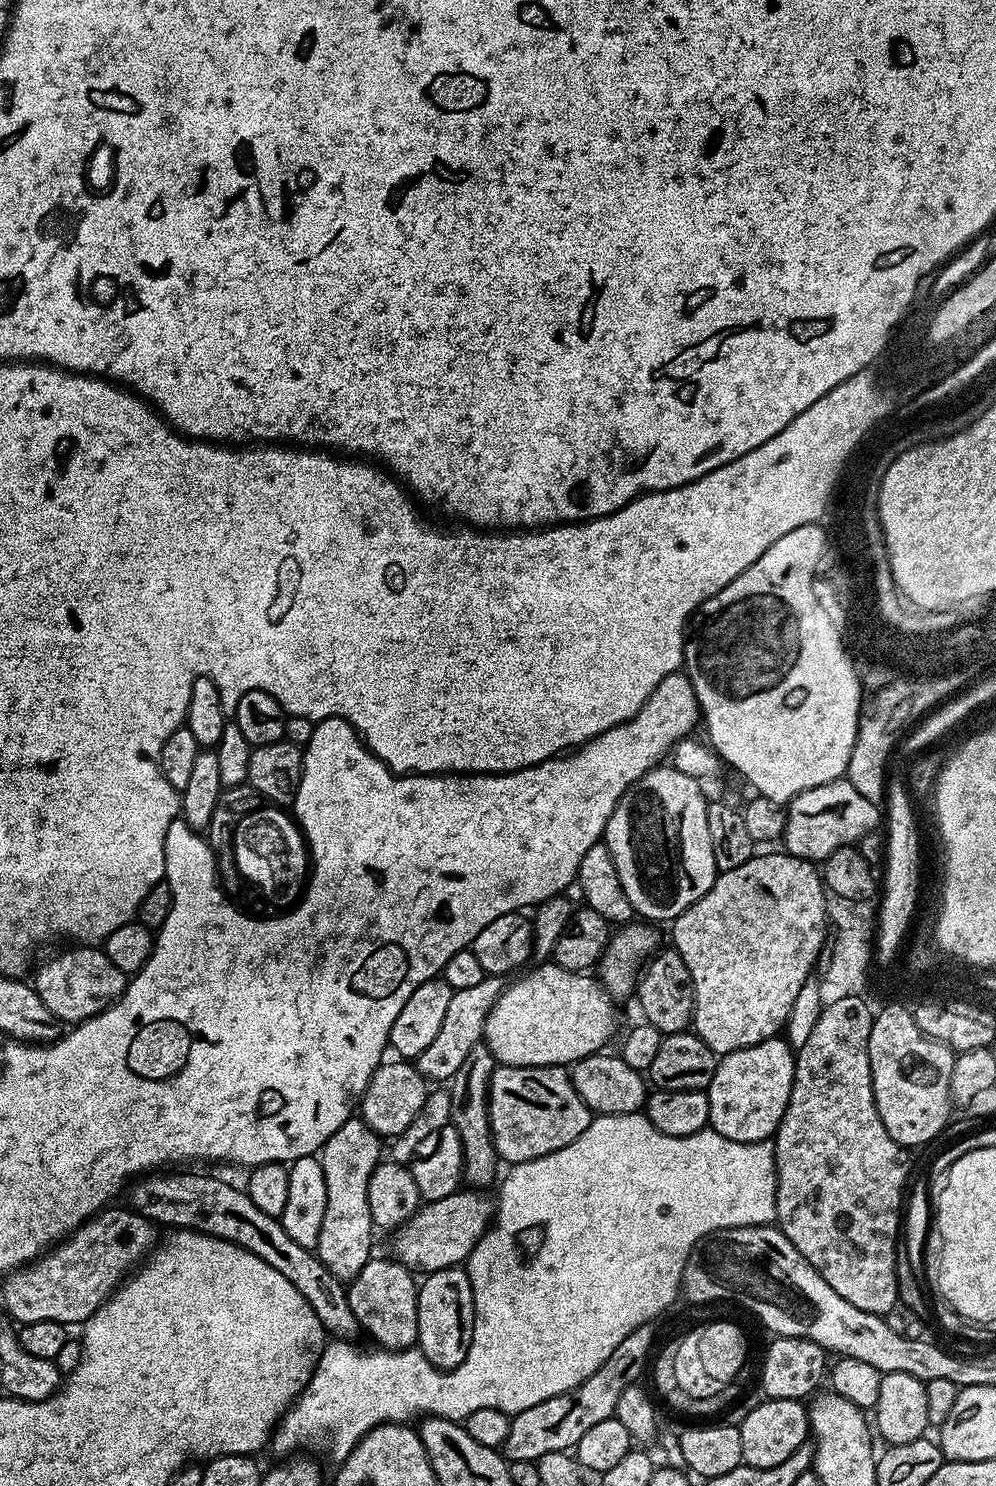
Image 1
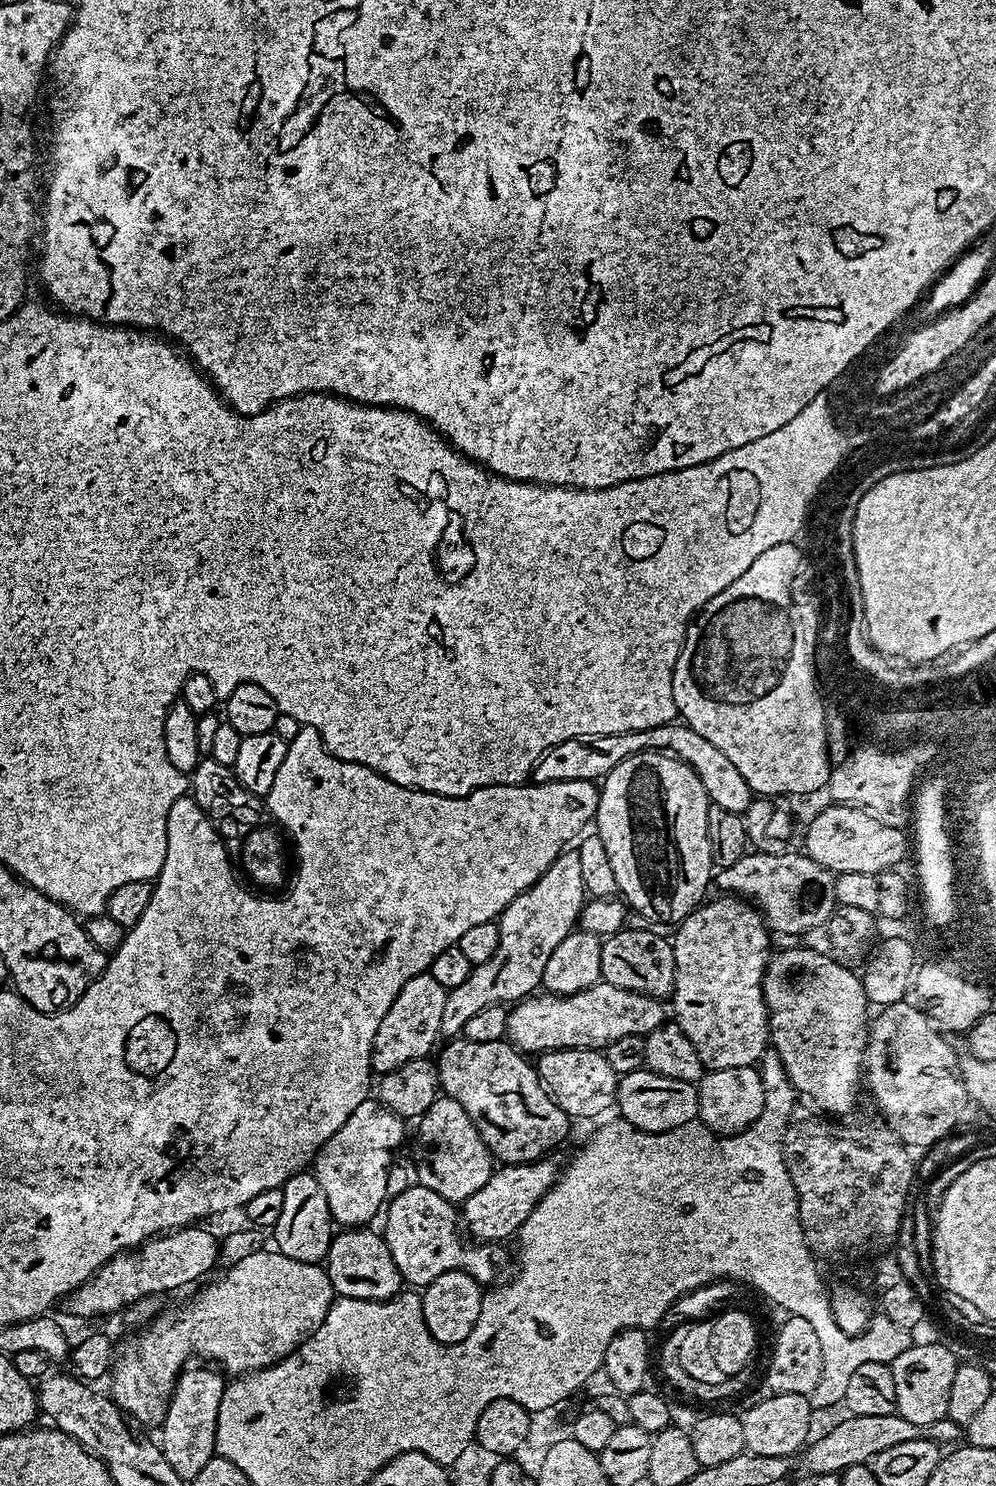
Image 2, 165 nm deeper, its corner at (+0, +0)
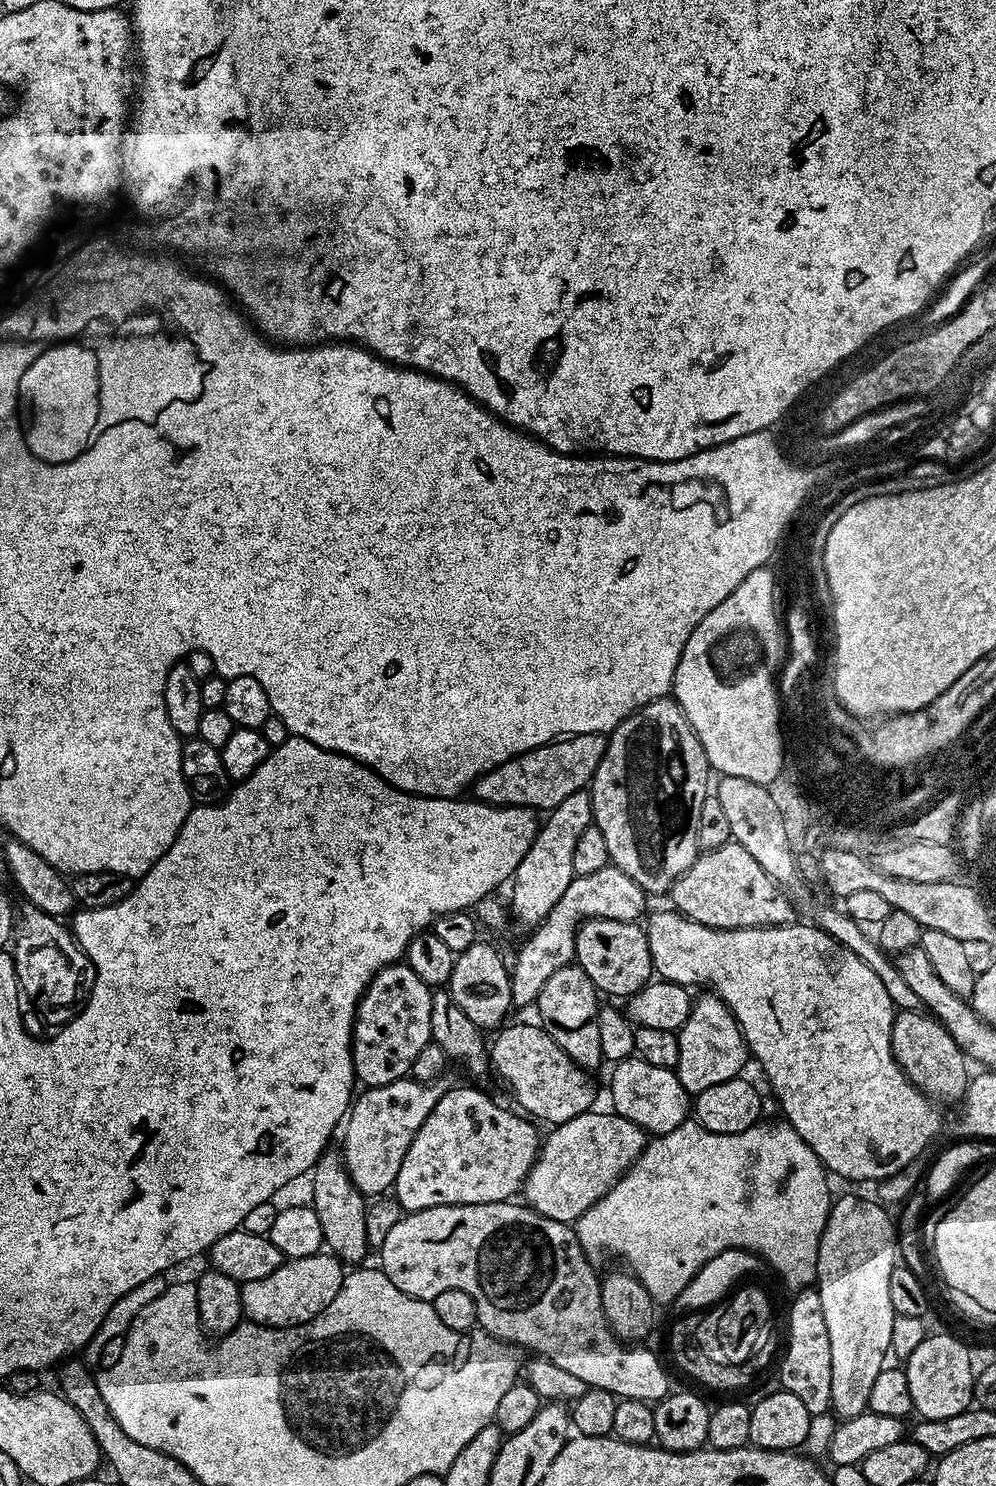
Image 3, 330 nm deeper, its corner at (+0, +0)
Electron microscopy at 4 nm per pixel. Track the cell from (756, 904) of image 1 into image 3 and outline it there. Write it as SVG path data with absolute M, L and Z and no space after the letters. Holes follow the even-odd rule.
M704 994L693 1003L690 1018L680 1027L678 1033L678 1066L675 1073L682 1086L695 1094L718 1086L718 1082L735 1080L741 1075L744 1063L749 1063L750 1053L744 1035L740 1033L738 1022L715 994Z

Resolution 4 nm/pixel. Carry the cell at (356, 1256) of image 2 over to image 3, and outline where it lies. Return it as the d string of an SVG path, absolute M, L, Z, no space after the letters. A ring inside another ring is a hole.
M326 1150L313 1166L312 1200L310 1207L318 1214L318 1223L322 1225L322 1234L327 1251L337 1260L348 1266L361 1263L364 1255L370 1252L366 1242L366 1198L354 1186L344 1165L343 1155L339 1151Z

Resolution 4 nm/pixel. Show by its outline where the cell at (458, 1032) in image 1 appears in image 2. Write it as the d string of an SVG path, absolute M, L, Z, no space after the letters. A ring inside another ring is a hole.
M575 850L561 852L553 864L522 894L518 894L498 917L500 941L490 962L473 967L470 978L462 986L448 989L446 1006L442 1009L440 1035L456 1038L463 1033L466 1022L491 1004L511 1006L535 993L542 985L542 970L558 942L566 938L578 924L580 910L586 903L582 886L582 869Z

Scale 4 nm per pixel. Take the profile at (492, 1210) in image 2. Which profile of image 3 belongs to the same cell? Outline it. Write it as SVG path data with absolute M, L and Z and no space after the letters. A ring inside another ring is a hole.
M615 1110L596 1111L583 1112L578 1114L578 1118L570 1118L570 1122L555 1125L549 1131L552 1133L543 1137L540 1155L536 1157L524 1180L523 1203L546 1218L554 1218L554 1222L571 1225L579 1216L586 1214L594 1202L602 1199L622 1179L628 1167L644 1151L646 1133L643 1128L630 1122L630 1118L622 1118Z

